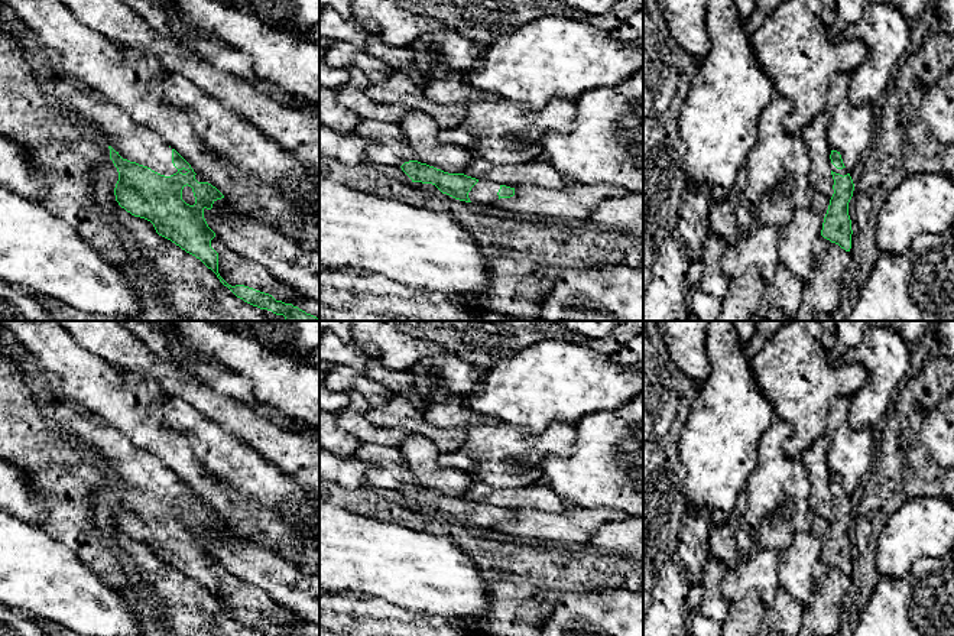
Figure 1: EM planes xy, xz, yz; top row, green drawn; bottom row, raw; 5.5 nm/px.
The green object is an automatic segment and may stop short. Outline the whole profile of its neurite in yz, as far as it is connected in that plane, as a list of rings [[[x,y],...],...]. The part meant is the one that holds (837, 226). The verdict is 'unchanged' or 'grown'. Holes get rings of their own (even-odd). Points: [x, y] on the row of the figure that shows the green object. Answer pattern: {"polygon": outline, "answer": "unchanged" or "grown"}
{"polygon": [[[831,150],[830,159],[834,194],[824,217],[821,236],[838,244],[846,252],[850,252],[853,230],[848,215],[848,202],[853,197],[854,184],[843,163],[840,152]]], "answer": "grown"}

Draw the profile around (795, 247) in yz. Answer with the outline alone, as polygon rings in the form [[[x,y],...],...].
[[[809,189],[809,205],[795,208],[791,220],[779,230],[778,256],[802,283],[814,265],[814,243],[821,236],[830,199],[820,191]]]

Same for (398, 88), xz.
[[[393,71],[390,77],[366,87],[366,95],[376,104],[402,106],[405,110],[421,110],[432,117],[441,129],[461,124],[467,116],[465,104],[439,104],[429,100],[421,85],[412,82],[411,77]]]

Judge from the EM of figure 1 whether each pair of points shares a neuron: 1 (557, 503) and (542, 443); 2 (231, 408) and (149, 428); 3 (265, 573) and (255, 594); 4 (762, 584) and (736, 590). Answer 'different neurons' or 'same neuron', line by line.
1: different neurons
2: different neurons
3: different neurons
4: same neuron

